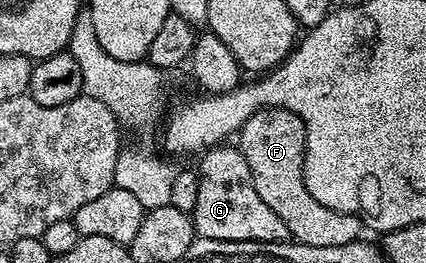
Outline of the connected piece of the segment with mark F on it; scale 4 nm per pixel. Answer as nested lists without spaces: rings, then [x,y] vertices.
[[[266,105],[261,111],[241,124],[239,150],[251,169],[255,193],[287,225],[290,236],[303,245],[334,247],[358,242],[362,238],[363,224],[355,215],[339,213],[319,205],[305,184],[305,126],[303,121],[285,107]]]

